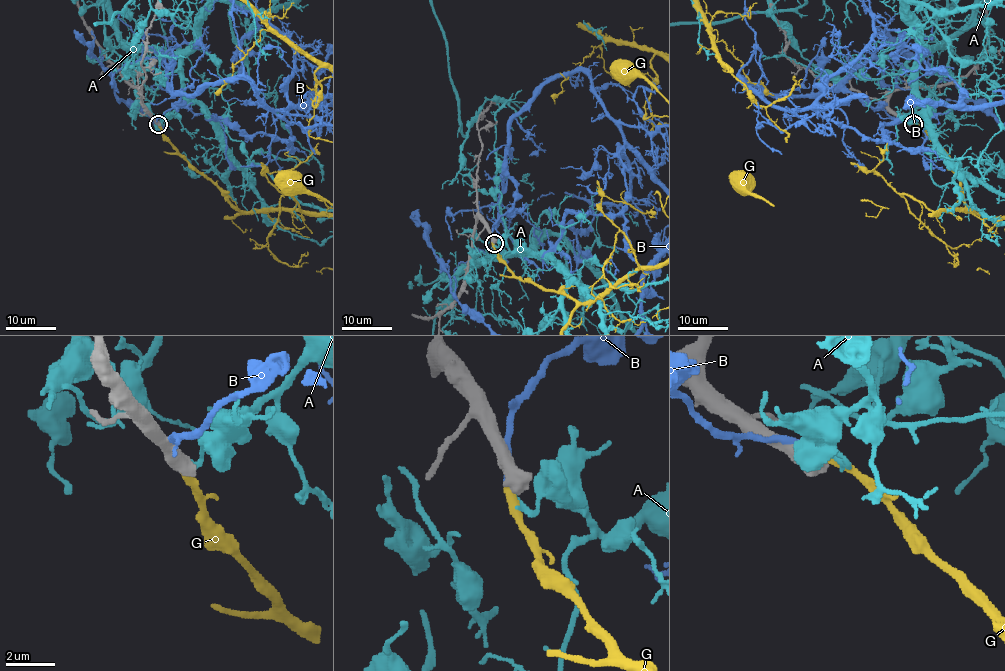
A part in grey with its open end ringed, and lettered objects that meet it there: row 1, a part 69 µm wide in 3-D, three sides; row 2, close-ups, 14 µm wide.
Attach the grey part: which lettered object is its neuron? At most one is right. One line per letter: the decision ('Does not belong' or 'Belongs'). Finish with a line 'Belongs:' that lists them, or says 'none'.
A: Does not belong
B: Does not belong
G: Does not belong
Belongs: none

